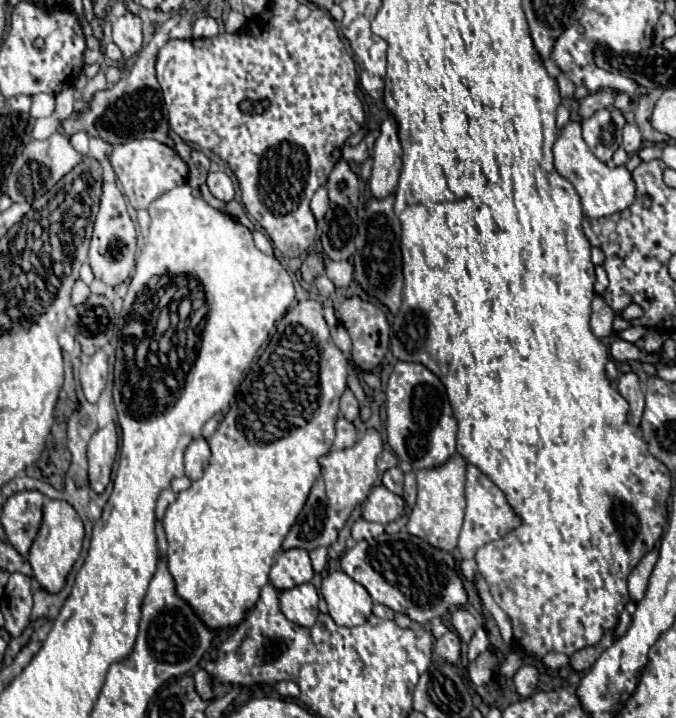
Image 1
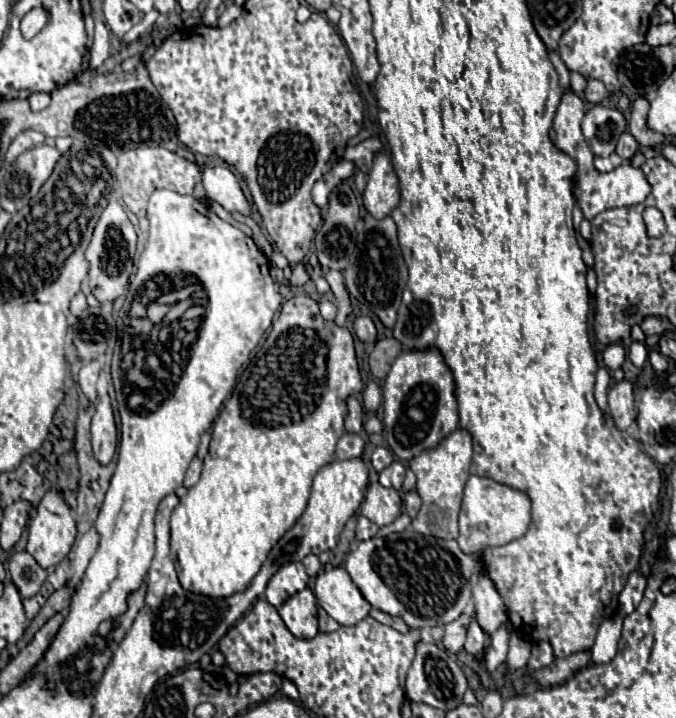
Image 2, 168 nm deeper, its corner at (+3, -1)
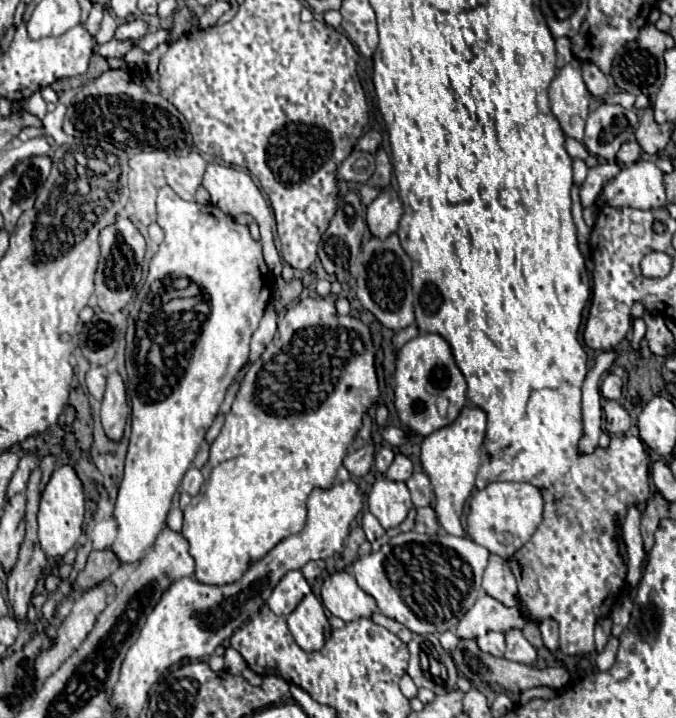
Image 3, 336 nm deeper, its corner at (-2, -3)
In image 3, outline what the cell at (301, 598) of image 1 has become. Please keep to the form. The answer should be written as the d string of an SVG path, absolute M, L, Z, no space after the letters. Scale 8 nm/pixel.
M314 593L306 595L288 615L288 627L296 643L308 653L322 649L332 633L332 627L324 615L324 607Z

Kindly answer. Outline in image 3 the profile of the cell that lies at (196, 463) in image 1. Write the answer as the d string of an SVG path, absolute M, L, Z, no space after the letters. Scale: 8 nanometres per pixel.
M190 467L182 479L182 491L186 491L190 497L194 497L200 491L202 485L202 473L196 467Z

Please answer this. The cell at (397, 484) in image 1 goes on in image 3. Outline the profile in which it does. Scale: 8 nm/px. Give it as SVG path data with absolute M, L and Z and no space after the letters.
M398 453L392 461L392 465L388 467L386 477L392 481L408 481L410 475L412 475L412 461L406 455Z

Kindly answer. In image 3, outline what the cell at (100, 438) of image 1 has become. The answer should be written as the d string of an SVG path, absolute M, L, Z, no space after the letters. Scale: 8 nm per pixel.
M114 371L112 375L108 375L108 385L102 399L102 415L100 415L104 431L112 441L122 439L128 415L130 415L130 405L126 397L126 387L120 373Z

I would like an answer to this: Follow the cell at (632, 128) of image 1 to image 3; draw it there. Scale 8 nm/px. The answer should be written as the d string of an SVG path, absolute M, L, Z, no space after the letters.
M628 141L628 143L624 143L624 145L620 147L620 151L618 151L618 155L616 155L616 161L618 161L620 165L630 165L630 163L634 163L634 161L640 159L640 153L642 153L640 145L638 145L636 141Z

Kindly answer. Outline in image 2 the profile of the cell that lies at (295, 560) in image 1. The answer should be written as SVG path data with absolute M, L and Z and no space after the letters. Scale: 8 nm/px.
M291 561L287 565L283 565L267 583L267 591L265 591L265 599L275 605L281 607L281 603L303 591L307 587L307 573L305 573L305 565L301 561Z

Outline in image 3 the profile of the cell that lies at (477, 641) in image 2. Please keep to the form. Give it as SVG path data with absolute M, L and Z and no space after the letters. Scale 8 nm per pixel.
M488 631L486 635L480 635L478 647L486 653L492 653L494 657L504 657L506 651L506 643L504 643L504 633L496 633L496 631Z

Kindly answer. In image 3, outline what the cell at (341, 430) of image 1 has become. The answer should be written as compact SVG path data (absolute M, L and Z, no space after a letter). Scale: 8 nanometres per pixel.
M368 441L362 449L348 453L346 459L344 459L344 465L346 465L346 469L350 471L352 477L364 477L370 471L372 463L374 463L374 445L372 445L372 441Z

